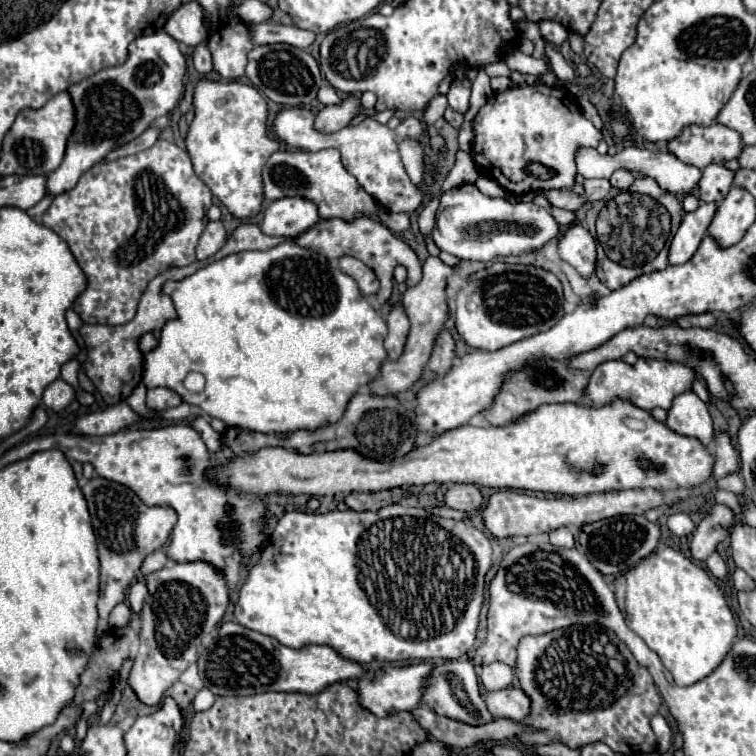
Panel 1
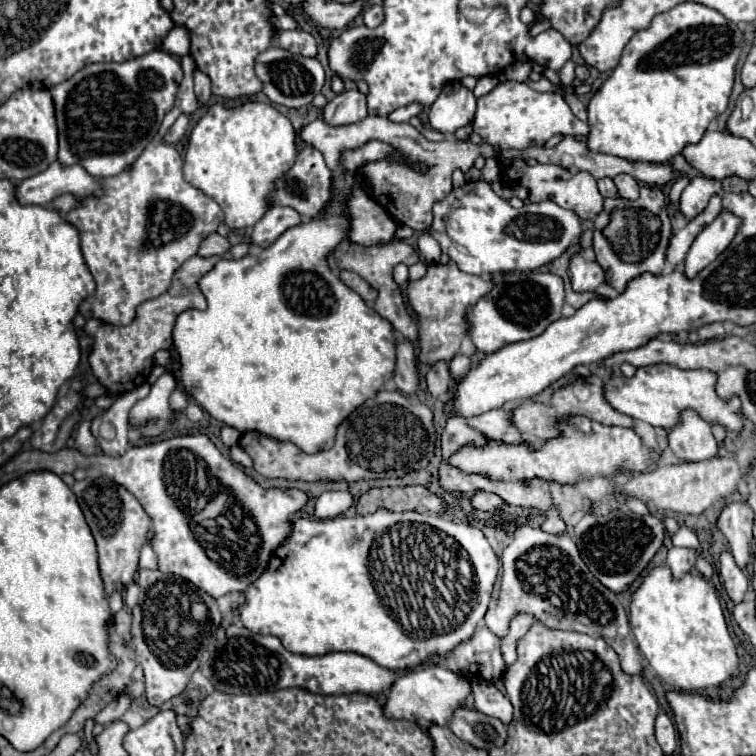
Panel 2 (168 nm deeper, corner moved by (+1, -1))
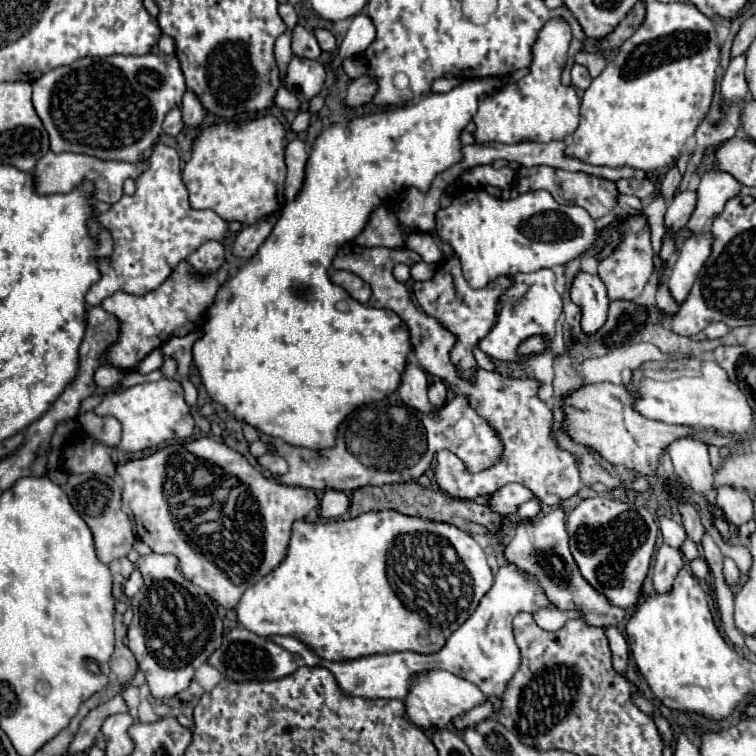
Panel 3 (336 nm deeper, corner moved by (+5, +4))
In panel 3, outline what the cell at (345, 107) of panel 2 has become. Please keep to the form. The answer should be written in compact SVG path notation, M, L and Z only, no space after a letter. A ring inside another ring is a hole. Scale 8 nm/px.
M360 76L358 80L354 80L350 86L348 86L348 94L346 94L346 104L356 108L356 106L362 106L362 104L368 104L374 94L378 90L378 84L374 78L370 76Z

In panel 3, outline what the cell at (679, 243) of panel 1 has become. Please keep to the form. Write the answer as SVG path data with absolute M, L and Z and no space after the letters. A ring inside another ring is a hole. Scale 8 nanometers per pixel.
M722 170L704 172L696 190L696 208L690 216L688 230L692 232L708 232L714 218L724 210L726 202L740 194L742 184Z

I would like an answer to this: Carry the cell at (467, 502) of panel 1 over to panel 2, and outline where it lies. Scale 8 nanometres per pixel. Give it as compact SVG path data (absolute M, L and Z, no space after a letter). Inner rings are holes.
M476 491L474 497L470 499L470 503L474 509L480 509L480 511L494 511L496 507L506 505L496 493L486 493L486 491Z

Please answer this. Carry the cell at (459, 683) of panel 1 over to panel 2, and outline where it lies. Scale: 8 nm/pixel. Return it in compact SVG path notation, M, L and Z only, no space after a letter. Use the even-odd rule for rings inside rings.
M464 703L454 709L448 727L466 743L474 743L474 747L490 749L506 741L506 725L500 719L488 717L478 709L466 707Z

